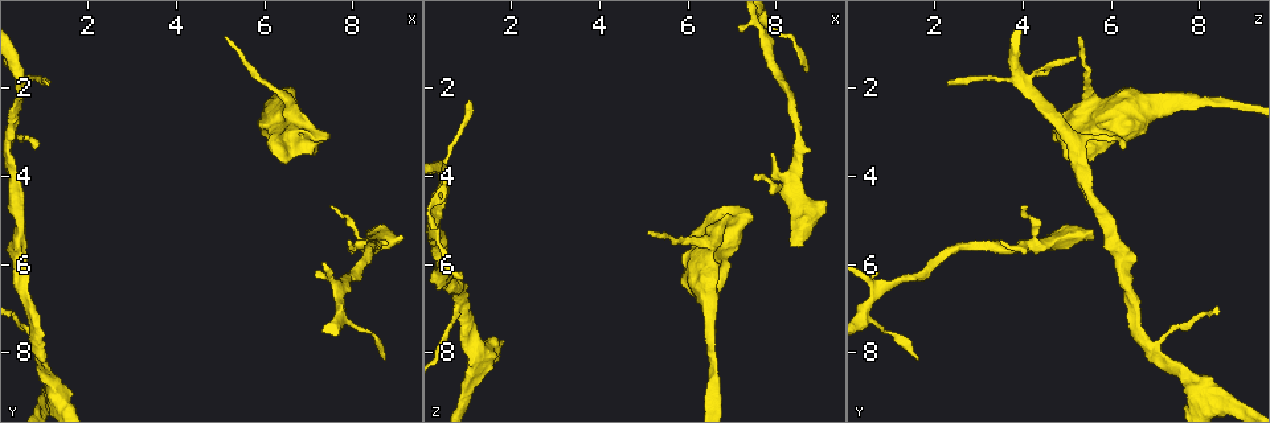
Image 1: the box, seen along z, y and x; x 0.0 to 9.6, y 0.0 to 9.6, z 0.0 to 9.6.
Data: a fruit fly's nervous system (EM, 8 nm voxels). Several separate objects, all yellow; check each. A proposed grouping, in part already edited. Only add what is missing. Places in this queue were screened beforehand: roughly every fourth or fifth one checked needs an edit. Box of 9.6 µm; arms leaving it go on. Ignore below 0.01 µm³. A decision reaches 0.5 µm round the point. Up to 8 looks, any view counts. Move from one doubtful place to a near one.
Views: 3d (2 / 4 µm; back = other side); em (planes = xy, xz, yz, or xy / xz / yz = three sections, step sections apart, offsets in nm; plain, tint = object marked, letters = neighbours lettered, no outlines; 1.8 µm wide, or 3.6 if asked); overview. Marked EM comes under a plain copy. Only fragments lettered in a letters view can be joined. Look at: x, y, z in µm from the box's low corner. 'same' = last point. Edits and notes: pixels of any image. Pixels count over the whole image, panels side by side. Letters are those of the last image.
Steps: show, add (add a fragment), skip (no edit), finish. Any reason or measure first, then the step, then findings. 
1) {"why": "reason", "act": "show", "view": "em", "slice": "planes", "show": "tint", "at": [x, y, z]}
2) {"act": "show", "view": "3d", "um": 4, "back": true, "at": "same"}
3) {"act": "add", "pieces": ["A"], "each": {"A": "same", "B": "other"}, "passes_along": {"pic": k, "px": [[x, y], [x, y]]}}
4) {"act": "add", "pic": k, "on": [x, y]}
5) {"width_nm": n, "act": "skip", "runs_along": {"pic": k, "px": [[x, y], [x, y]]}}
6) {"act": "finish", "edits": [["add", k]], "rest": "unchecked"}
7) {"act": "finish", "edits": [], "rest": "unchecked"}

{"why": "branch stops here", "act": "show", "view": "em", "slice": "planes", "show": "letters", "at": [1.10, 1.90, 2.30]}

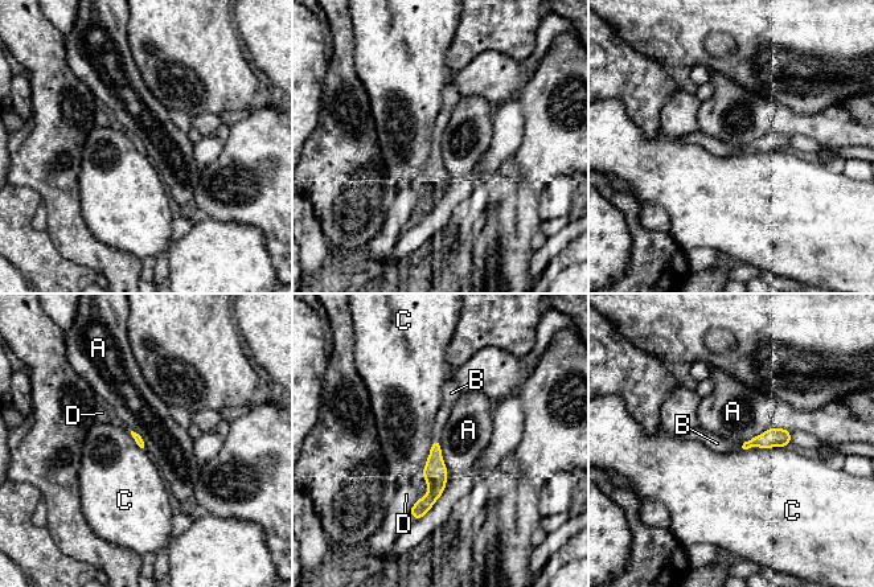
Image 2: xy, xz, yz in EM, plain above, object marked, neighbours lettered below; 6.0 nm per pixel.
{"longest_contact_nm": ["C", 400], "act": "add", "pieces": ["B"], "each": {"A": "other", "B": "same", "C": "other", "D": "other"}, "passes_along": {"pic": 2, "px": [[435, 472], [436, 439], [448, 401]]}, "found": "the cell continues"}

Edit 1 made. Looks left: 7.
{"why": "redraw", "act": "show", "view": "overview"}

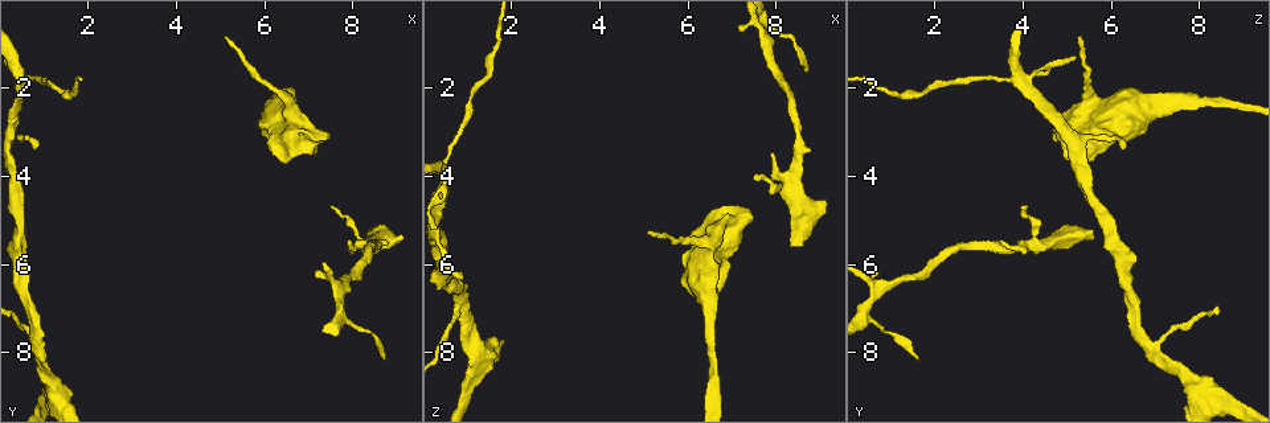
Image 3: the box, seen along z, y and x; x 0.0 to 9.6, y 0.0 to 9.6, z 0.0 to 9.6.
{"why": "an open end", "act": "show", "view": "3d", "um": 2, "at": [8.70, 8.10, 1.60]}

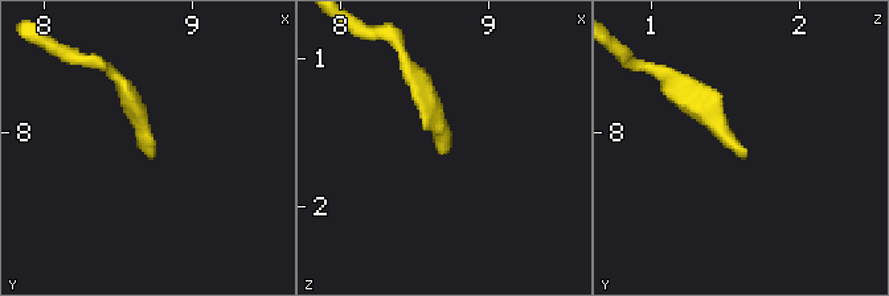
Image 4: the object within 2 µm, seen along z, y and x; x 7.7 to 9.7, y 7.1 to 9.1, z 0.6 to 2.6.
{"why": "need the tissue", "act": "show", "view": "em", "slice": "planes", "show": "letters", "at": [8.70, 8.12, 1.62]}

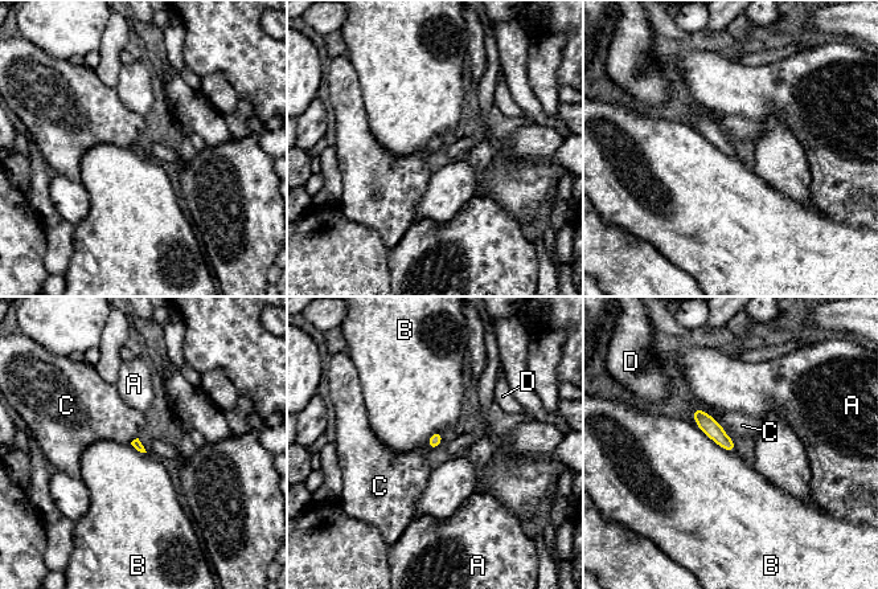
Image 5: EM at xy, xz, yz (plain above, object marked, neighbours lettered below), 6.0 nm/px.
{"act": "skip", "each": {"A": "other", "B": "other", "C": "other", "D": "other"}, "border": {"pic": 5, "px": [[696, 422], [717, 444], [735, 450]]}, "found": "no lettered fragment goes on from it"}

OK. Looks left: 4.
{"why": "an open end", "act": "show", "view": "3d", "um": 4, "at": [8.35, 5.25, 5.55]}

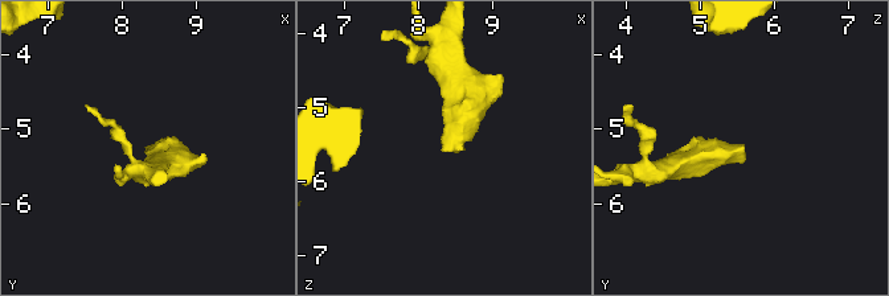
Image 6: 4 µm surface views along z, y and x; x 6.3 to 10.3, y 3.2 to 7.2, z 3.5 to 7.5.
{"act": "show", "view": "em", "slice": "yz", "step": 4, "show": "letters", "at": [8.30, 5.25, 5.55]}

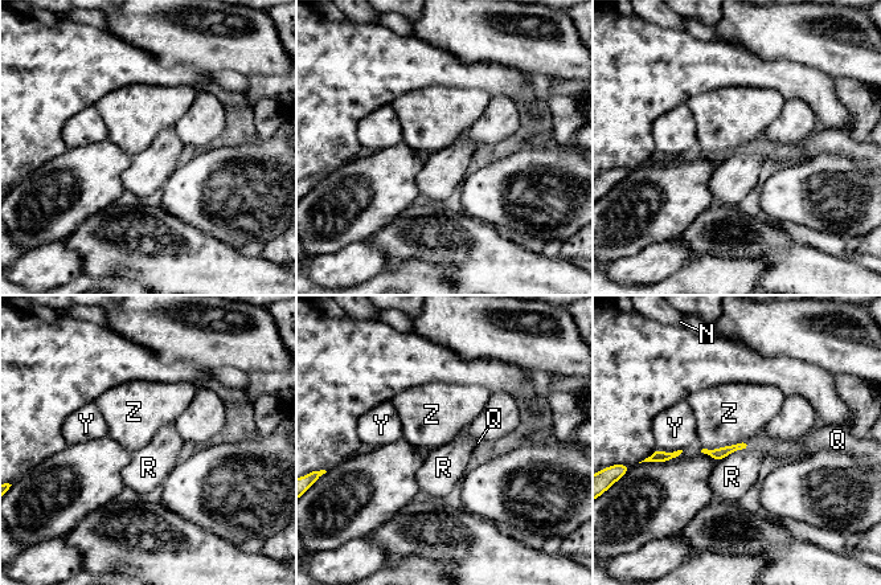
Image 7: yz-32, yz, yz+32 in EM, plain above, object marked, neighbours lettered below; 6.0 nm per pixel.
{"act": "show", "view": "em", "slice": "planes", "show": "letters", "at": "same"}

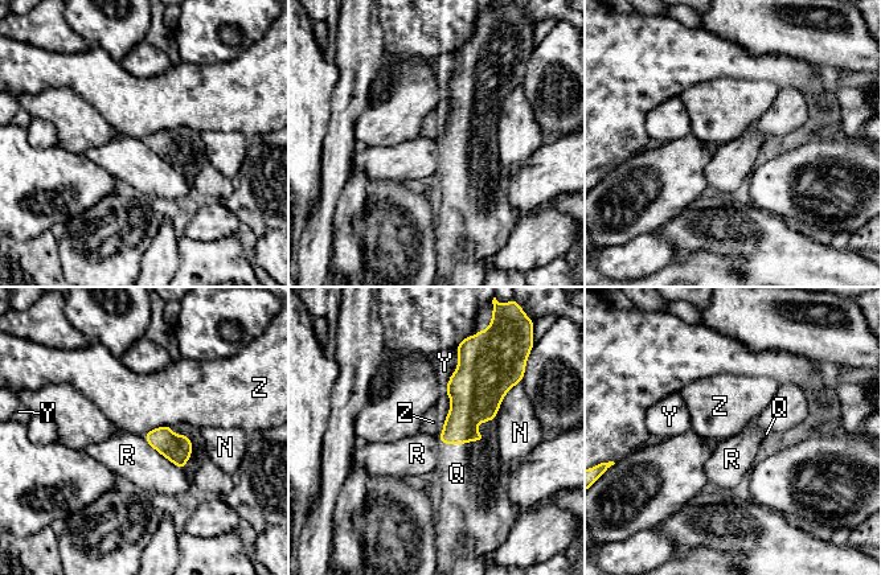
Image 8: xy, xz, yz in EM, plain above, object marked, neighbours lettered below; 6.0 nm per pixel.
{"act": "add", "pieces": ["Q"], "each": {"N": "other", "Q": "same", "R": "other", "Y": "other", "Z": "other"}, "found": "it goes on there"}

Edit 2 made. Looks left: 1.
{"act": "finish", "edits": [["add", 2], ["add", 8]], "rest": "unchecked"}

